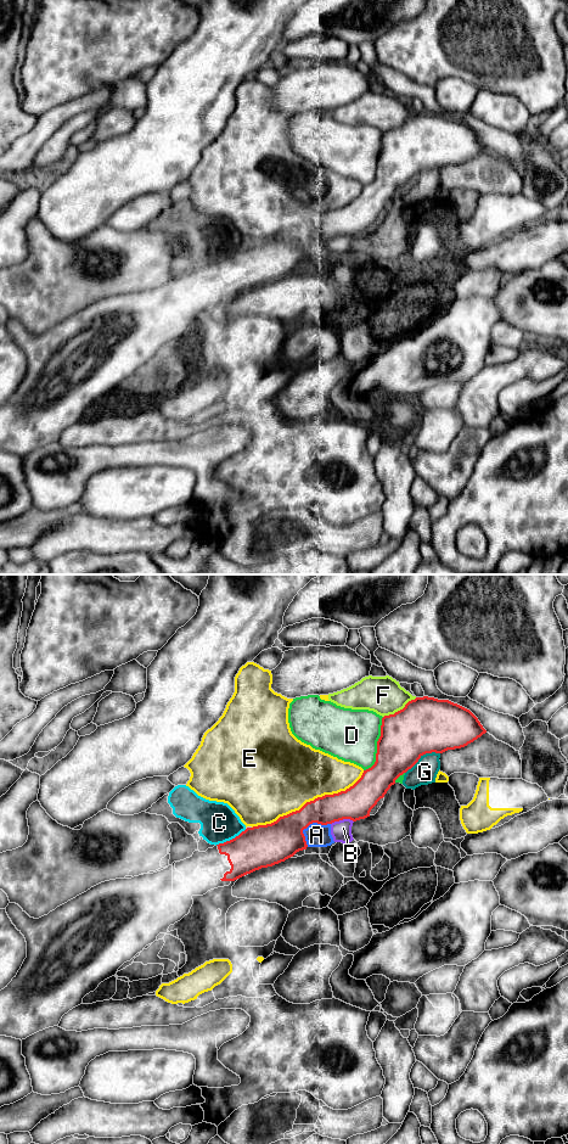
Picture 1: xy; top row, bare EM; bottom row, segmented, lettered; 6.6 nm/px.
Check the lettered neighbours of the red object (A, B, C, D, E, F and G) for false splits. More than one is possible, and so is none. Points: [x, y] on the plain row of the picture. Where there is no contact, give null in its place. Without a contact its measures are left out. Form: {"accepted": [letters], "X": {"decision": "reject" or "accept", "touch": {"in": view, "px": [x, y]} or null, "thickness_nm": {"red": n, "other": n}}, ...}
{"accepted": [], "A": {"decision": "reject", "touch": {"in": "xy", "px": [308, 241]}, "thickness_nm": {"red": 260, "other": 160}}, "B": {"decision": "reject", "touch": {"in": "xy", "px": [342, 235]}, "thickness_nm": {"red": 220, "other": 140}}, "C": {"decision": "reject", "touch": {"in": "xy", "px": [230, 256]}, "thickness_nm": {"red": 280, "other": 260}}, "D": {"decision": "reject", "touch": {"in": "xy", "px": [377, 161]}, "thickness_nm": {"red": 340, "other": 340}}, "E": {"decision": "reject", "touch": {"in": "xy", "px": [310, 217]}, "thickness_nm": {"red": 200, "other": 480}}, "F": {"decision": "reject", "touch": {"in": "xy", "px": [400, 125]}, "thickness_nm": {"red": 360, "other": 260}}, "G": {"decision": "reject", "touch": {"in": "xy", "px": [422, 170]}, "thickness_nm": {"red": 360, "other": 160}}}

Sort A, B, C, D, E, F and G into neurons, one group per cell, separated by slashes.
A B / C / D / E / F / G

